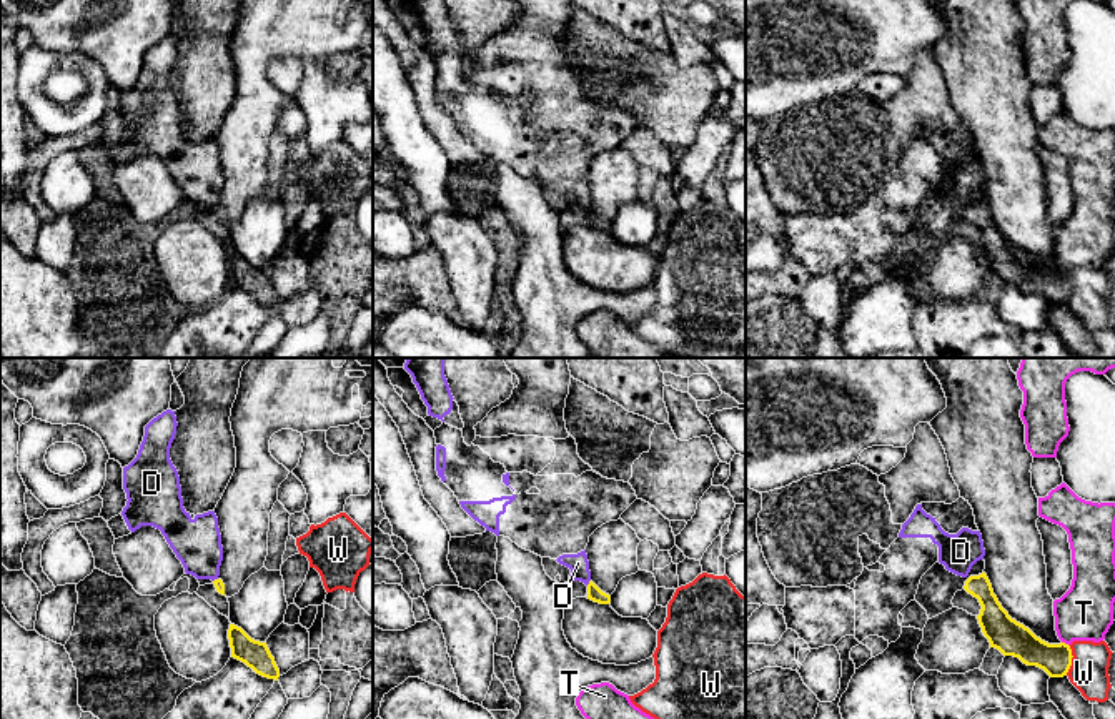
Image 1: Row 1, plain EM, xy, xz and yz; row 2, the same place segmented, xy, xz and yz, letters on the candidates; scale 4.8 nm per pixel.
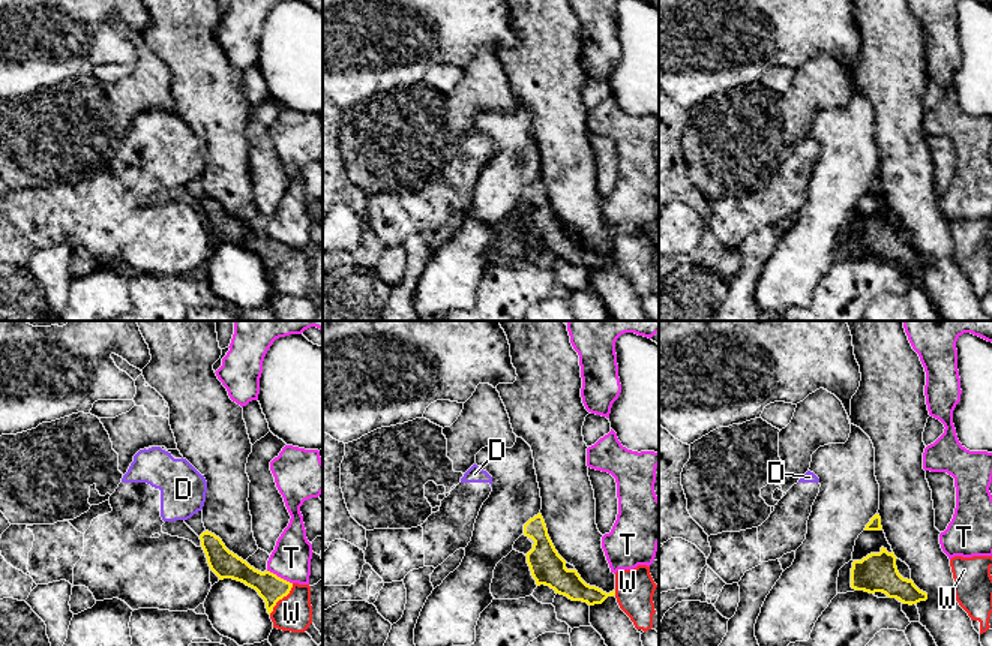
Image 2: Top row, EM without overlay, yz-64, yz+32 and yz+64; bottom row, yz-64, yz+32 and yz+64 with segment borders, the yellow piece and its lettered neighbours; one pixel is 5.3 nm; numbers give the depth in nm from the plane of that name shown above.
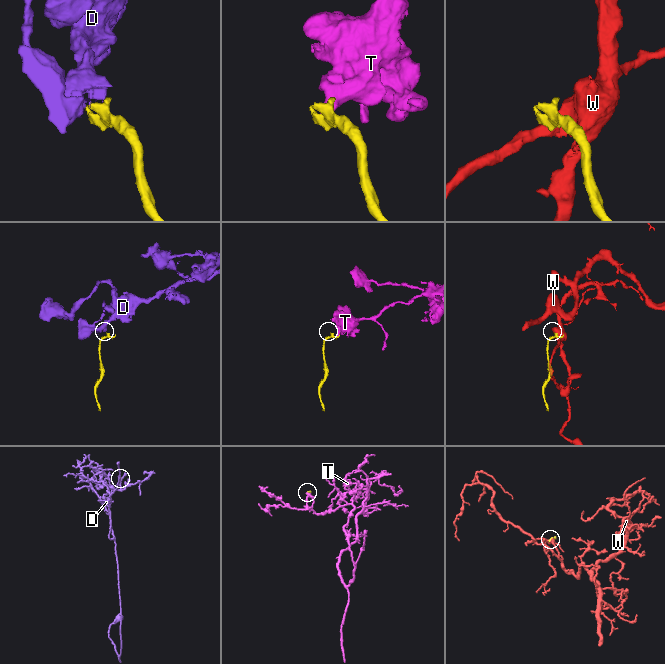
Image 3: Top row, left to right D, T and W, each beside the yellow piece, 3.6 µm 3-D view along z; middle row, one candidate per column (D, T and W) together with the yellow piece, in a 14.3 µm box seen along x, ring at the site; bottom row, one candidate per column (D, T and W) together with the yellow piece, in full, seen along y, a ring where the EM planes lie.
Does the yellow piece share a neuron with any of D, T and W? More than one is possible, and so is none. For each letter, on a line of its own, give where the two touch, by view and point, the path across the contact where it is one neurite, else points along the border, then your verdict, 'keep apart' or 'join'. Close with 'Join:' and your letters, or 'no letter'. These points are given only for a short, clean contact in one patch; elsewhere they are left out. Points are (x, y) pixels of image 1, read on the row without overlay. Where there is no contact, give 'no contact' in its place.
D: contact xz (589, 210); border xz (589, 207), (586, 212); keep apart
T: contact yz (1064, 270); border yz (1062, 268), (1069, 273); keep apart
W: contact yz (1070, 288); border yz (1070, 273), (1070, 295), (1065, 302); keep apart
Join: no letter

